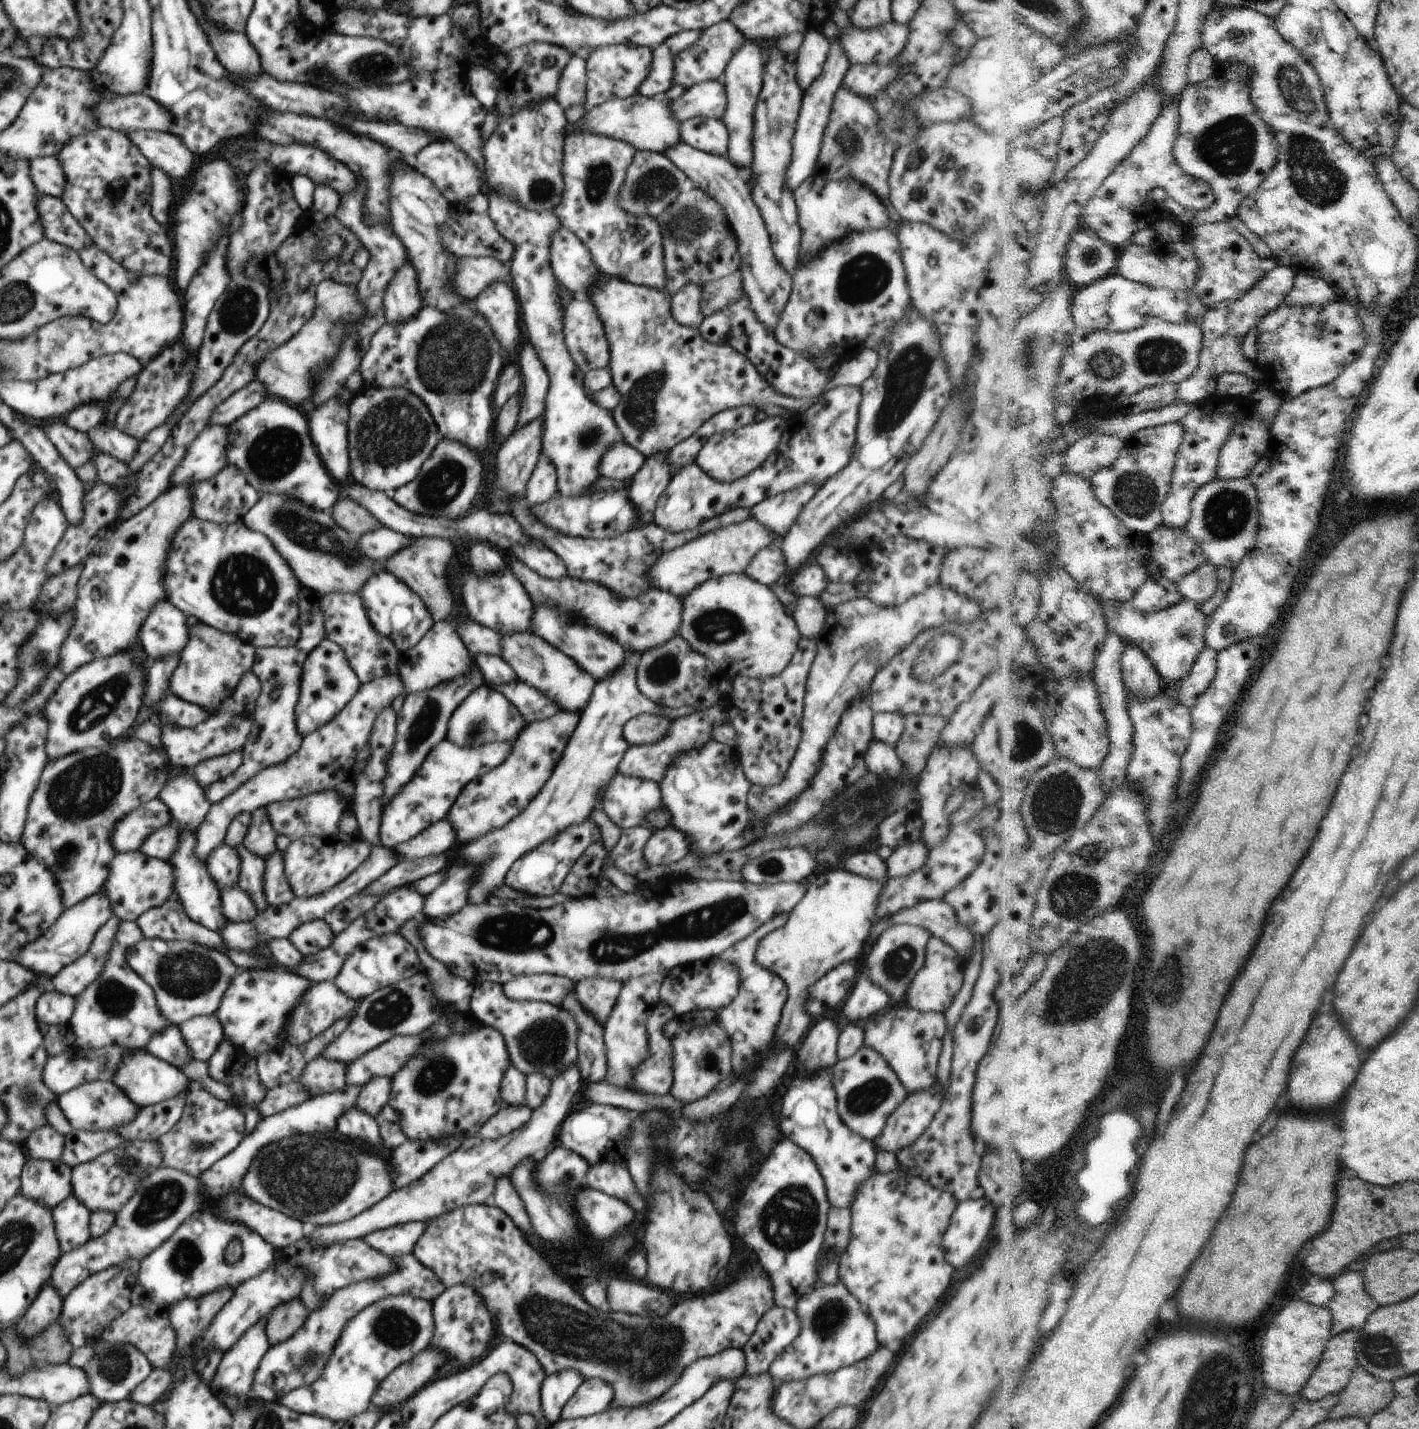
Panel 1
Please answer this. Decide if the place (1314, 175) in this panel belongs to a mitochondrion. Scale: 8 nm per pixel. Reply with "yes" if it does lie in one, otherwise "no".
yes

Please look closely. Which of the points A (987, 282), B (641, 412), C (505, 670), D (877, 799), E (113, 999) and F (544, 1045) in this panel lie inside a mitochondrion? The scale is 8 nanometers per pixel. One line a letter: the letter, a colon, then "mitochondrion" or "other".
A: other
B: mitochondrion
C: other
D: mitochondrion
E: mitochondrion
F: mitochondrion

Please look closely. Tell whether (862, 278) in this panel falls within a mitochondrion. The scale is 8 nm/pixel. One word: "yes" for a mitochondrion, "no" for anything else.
yes

